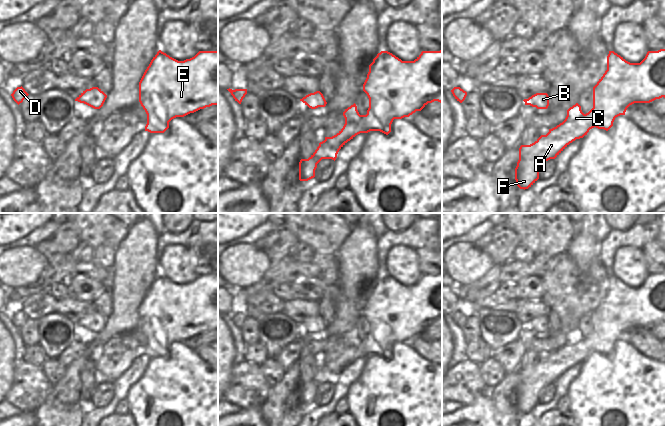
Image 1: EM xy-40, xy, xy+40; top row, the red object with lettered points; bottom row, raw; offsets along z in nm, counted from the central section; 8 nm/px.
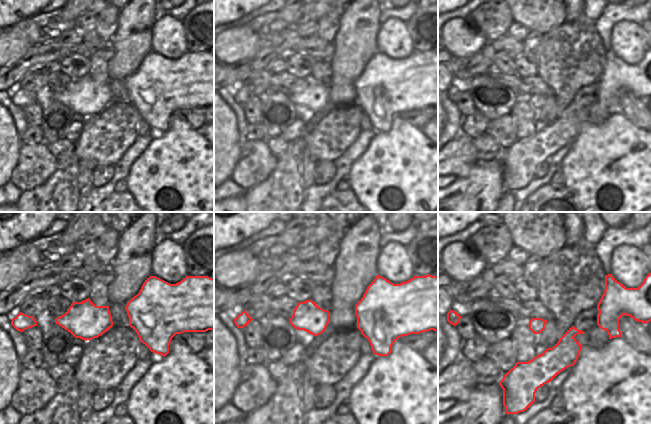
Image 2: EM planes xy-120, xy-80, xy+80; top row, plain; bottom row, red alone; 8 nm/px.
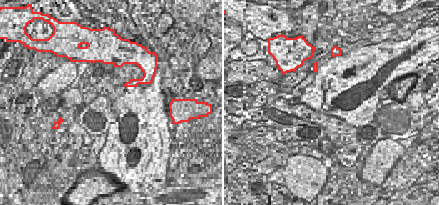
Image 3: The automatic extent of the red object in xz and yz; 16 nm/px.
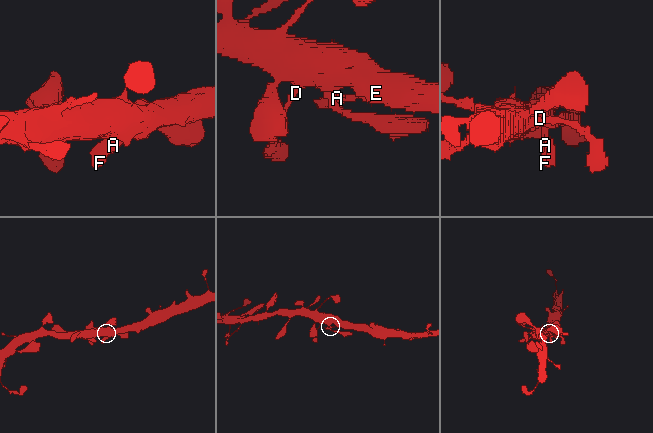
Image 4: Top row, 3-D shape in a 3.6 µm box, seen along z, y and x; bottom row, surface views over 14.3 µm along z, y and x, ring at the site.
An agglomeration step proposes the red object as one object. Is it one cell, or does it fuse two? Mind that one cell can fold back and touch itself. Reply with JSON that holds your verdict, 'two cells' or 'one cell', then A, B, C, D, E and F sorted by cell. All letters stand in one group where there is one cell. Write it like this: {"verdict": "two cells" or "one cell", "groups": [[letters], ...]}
{"verdict": "one cell", "groups": [["A", "B", "C", "D", "E", "F"]]}

